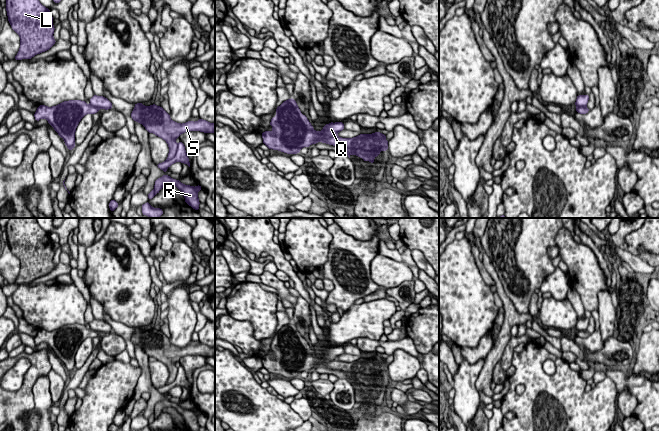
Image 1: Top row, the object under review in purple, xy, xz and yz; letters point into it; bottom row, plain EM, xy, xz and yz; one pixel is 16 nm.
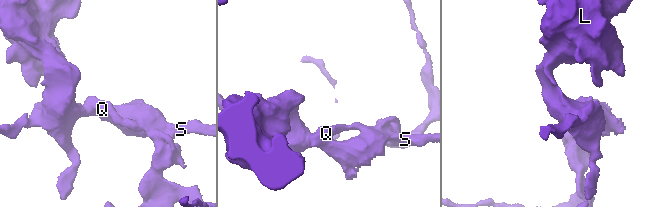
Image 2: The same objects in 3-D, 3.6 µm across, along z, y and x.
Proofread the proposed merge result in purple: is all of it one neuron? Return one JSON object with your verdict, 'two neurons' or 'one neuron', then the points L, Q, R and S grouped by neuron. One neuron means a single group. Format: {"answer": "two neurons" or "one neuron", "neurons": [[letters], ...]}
{"answer": "two neurons", "neurons": [["L", "R", "S"], ["Q"]]}

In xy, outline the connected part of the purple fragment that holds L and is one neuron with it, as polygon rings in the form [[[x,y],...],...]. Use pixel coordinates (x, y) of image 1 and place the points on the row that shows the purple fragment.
[[[6,0],[5,8],[12,29],[20,36],[20,49],[14,59],[31,59],[56,43],[54,18],[39,0]]]

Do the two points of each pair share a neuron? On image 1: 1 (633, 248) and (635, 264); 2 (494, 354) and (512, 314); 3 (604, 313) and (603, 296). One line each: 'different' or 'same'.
1: different
2: same
3: same

